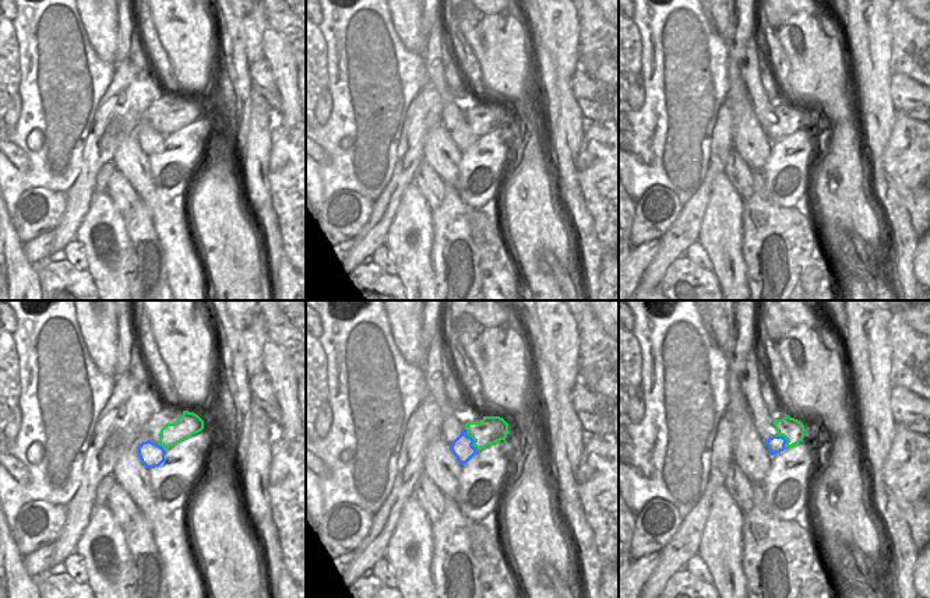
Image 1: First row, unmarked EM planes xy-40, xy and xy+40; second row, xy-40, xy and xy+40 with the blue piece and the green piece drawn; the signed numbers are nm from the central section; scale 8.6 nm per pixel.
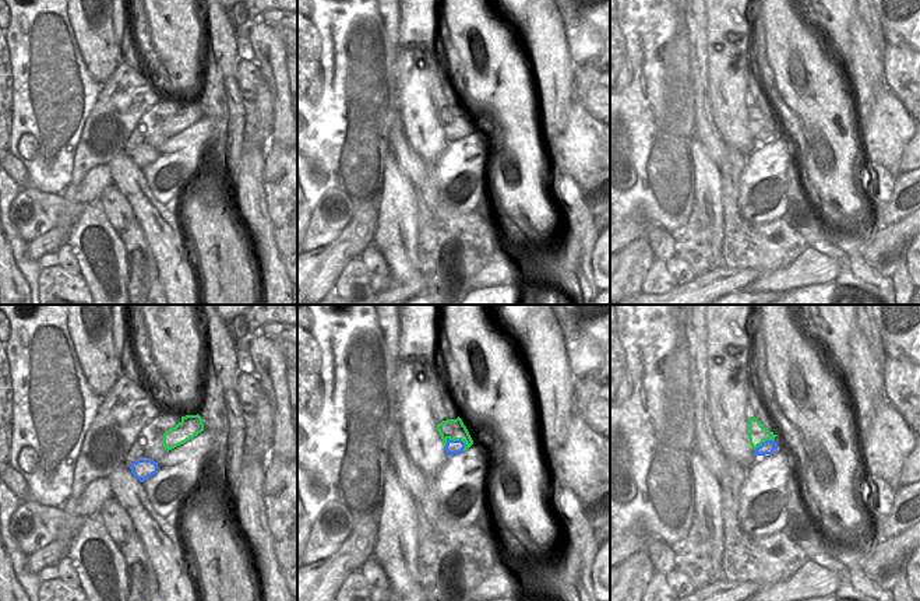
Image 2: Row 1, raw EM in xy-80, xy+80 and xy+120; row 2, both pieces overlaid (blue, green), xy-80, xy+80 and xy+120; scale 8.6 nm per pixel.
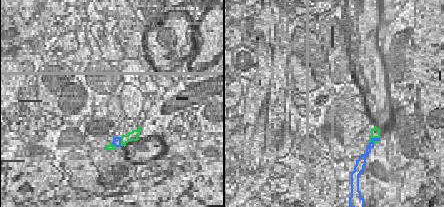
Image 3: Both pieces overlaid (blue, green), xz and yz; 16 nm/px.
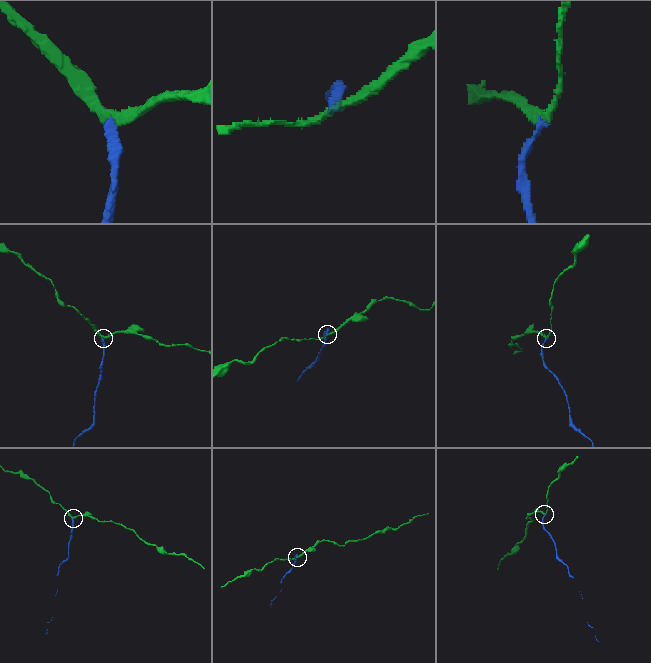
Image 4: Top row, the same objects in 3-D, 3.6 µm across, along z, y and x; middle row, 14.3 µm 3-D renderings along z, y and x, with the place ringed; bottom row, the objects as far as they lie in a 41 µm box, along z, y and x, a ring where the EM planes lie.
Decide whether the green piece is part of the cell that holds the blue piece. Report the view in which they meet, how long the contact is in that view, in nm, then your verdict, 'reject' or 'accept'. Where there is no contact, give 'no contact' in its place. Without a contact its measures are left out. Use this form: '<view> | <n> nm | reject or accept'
xy | 190 nm | reject

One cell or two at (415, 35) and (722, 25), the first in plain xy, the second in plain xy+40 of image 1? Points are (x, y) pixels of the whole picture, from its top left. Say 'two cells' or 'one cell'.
one cell

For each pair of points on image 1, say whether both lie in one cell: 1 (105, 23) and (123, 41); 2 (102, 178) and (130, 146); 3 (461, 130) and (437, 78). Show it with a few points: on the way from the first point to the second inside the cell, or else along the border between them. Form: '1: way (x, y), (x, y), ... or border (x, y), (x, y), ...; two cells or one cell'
1: border (117, 14), (117, 52), (115, 63); two cells
2: border (111, 161), (116, 168); two cells
3: way (451, 118), (450, 99), (446, 91); one cell

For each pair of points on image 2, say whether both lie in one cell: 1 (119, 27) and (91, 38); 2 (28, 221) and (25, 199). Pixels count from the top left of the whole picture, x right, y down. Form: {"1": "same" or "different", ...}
{"1": "different", "2": "same"}

